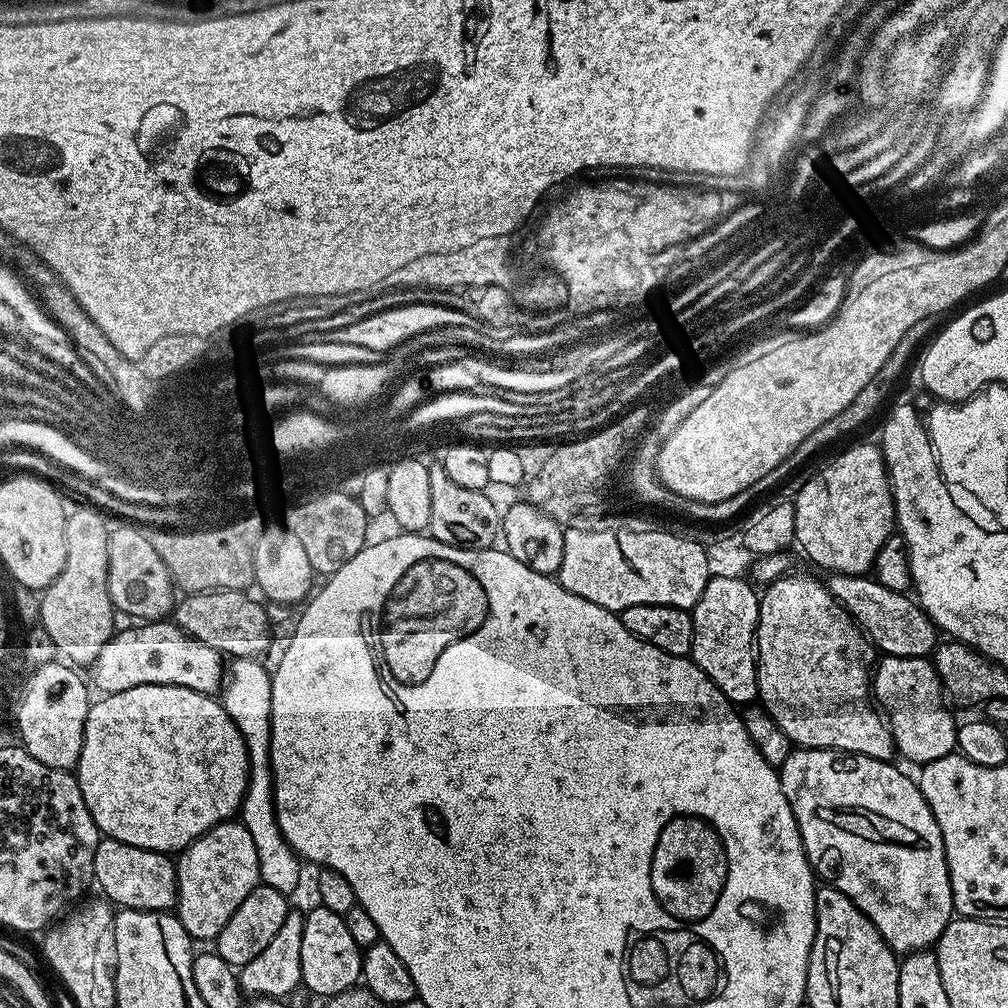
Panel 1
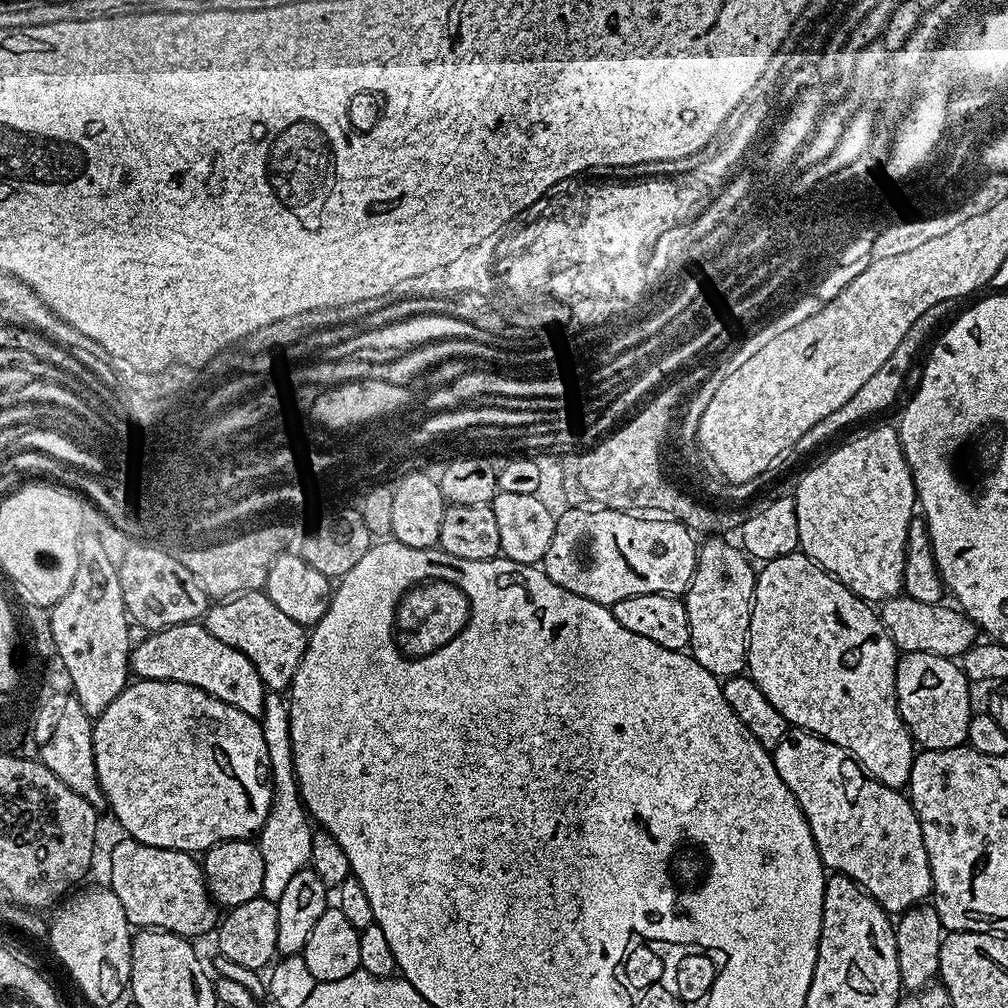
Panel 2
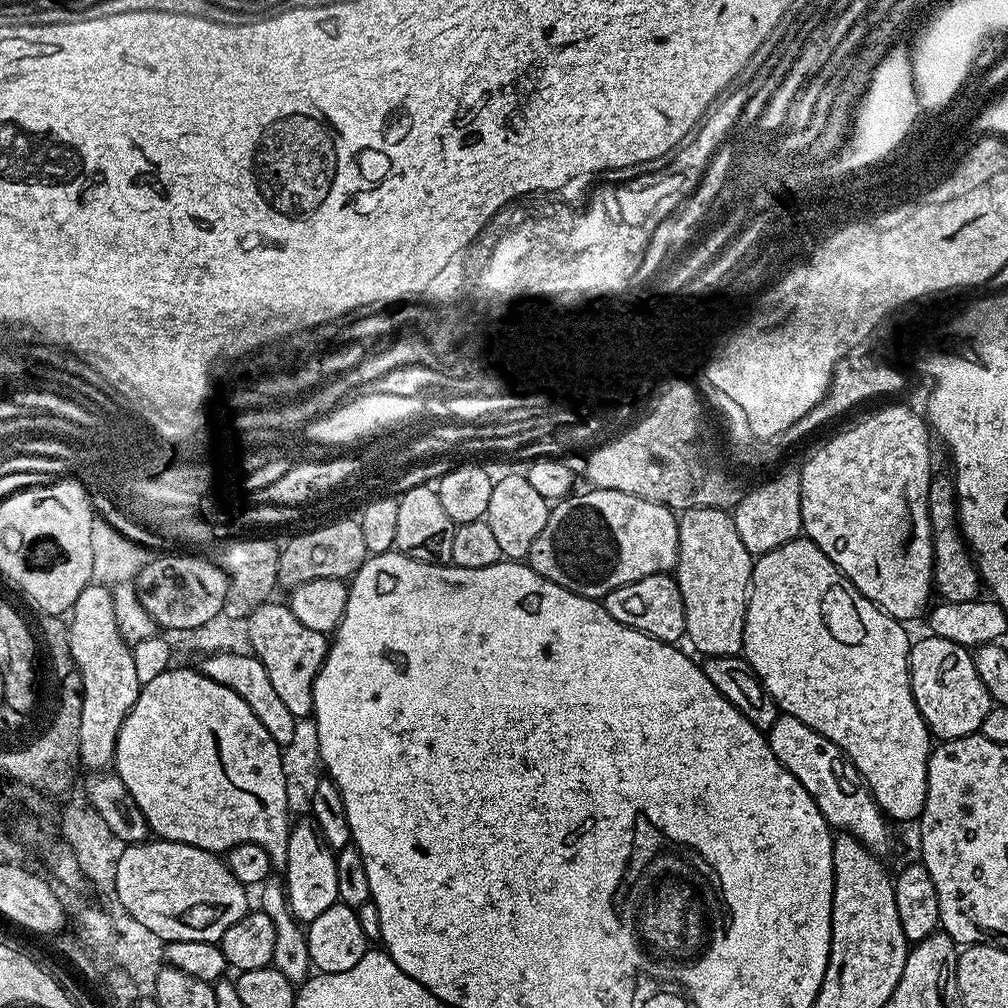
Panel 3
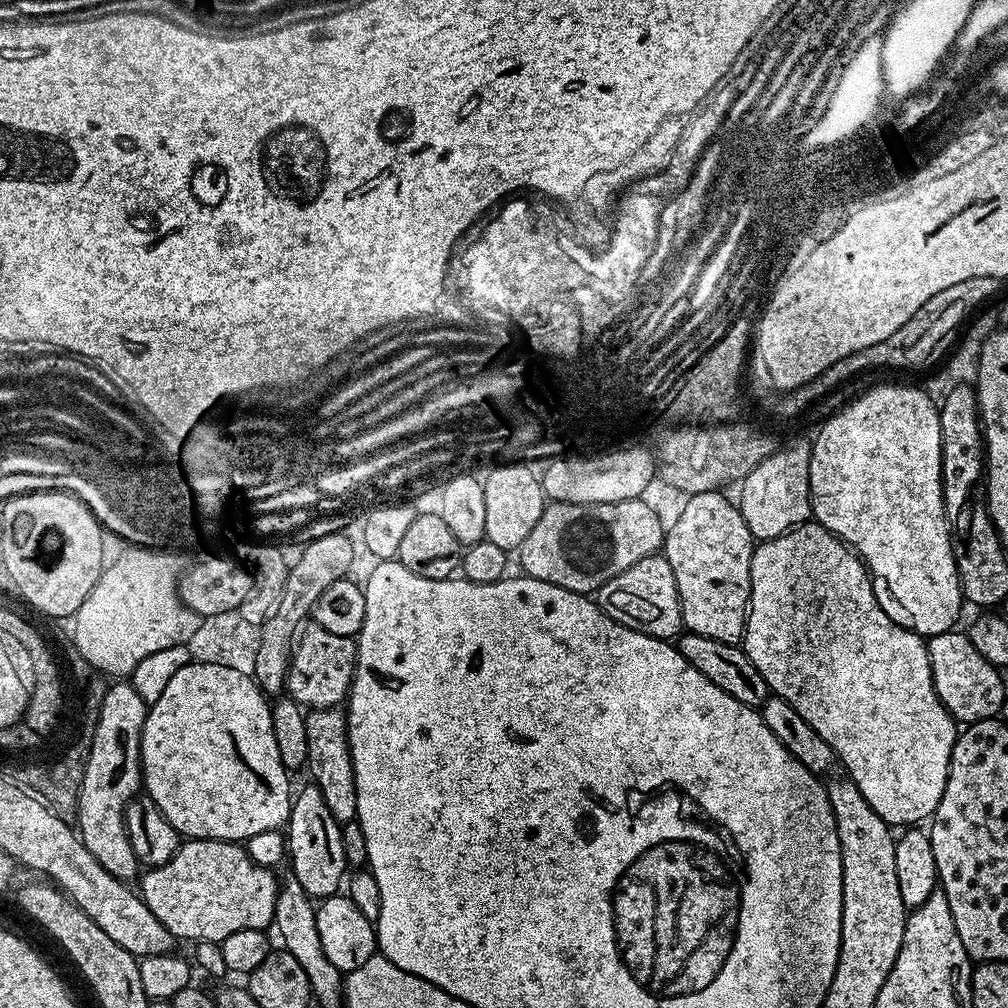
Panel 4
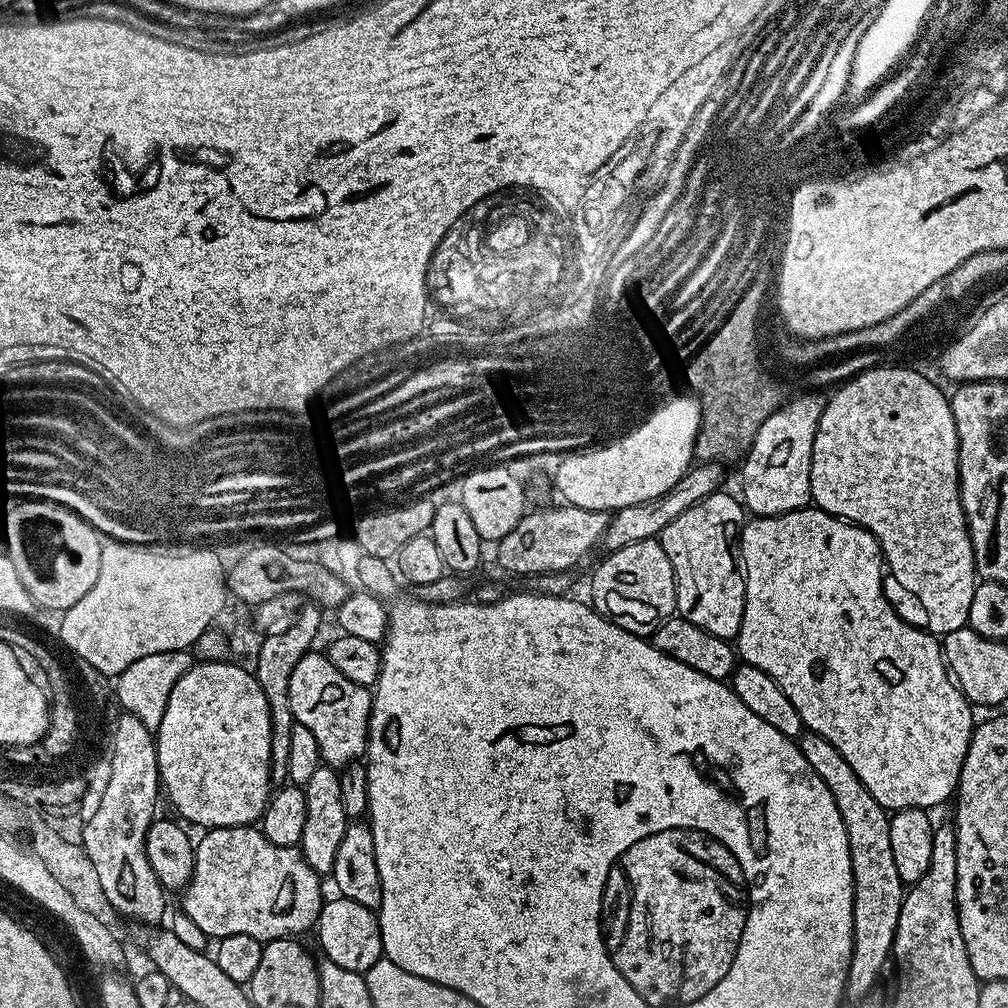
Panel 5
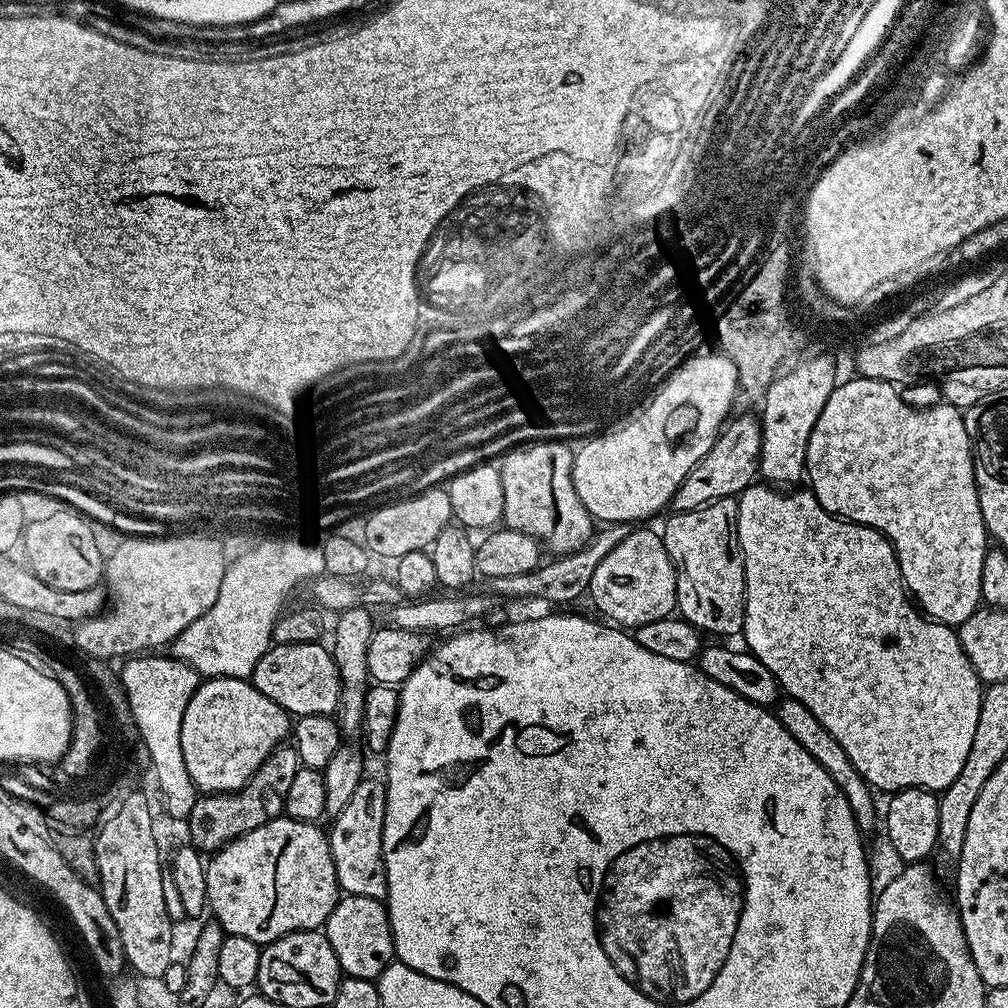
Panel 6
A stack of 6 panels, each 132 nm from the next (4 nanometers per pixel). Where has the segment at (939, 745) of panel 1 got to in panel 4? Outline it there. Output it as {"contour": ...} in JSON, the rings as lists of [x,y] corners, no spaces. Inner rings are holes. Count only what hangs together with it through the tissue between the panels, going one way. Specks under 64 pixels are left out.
{"contour":[[[960,630],[943,632],[927,637],[926,643],[936,693],[953,720],[967,726],[979,720],[999,717],[1000,707],[1006,699],[1001,669],[986,662],[986,658],[974,650],[967,634]]]}

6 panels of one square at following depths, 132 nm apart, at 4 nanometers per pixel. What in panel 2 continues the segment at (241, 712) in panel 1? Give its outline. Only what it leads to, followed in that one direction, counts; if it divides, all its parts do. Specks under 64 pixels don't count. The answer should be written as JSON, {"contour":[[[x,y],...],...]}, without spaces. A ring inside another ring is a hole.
{"contour":[[[268,692],[264,698],[264,737],[272,773],[272,805],[266,822],[260,827],[258,843],[262,854],[262,894],[267,900],[280,900],[290,878],[309,867],[313,821],[300,798],[300,784],[296,781],[296,767],[290,742],[288,700],[279,692]]]}

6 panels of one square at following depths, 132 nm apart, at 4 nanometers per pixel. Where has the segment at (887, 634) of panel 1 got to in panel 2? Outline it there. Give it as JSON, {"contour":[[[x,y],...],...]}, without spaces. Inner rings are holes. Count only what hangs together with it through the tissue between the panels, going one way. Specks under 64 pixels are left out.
{"contour":[[[901,594],[883,601],[878,611],[880,620],[901,653],[921,652],[960,658],[966,650],[970,650],[973,644],[977,643],[978,625],[959,607],[949,604],[947,602],[939,604],[914,602],[914,598]]]}

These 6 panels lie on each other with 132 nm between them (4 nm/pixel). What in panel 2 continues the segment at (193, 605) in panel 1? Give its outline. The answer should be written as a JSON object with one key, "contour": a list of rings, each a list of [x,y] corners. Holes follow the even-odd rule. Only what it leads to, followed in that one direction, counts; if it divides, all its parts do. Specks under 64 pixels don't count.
{"contour":[[[243,592],[240,596],[221,599],[213,603],[202,617],[204,629],[218,642],[234,646],[250,662],[262,678],[268,692],[283,693],[291,685],[294,674],[302,662],[305,650],[308,649],[309,633],[305,625],[294,622],[287,614],[282,614],[274,602],[263,592]]]}

